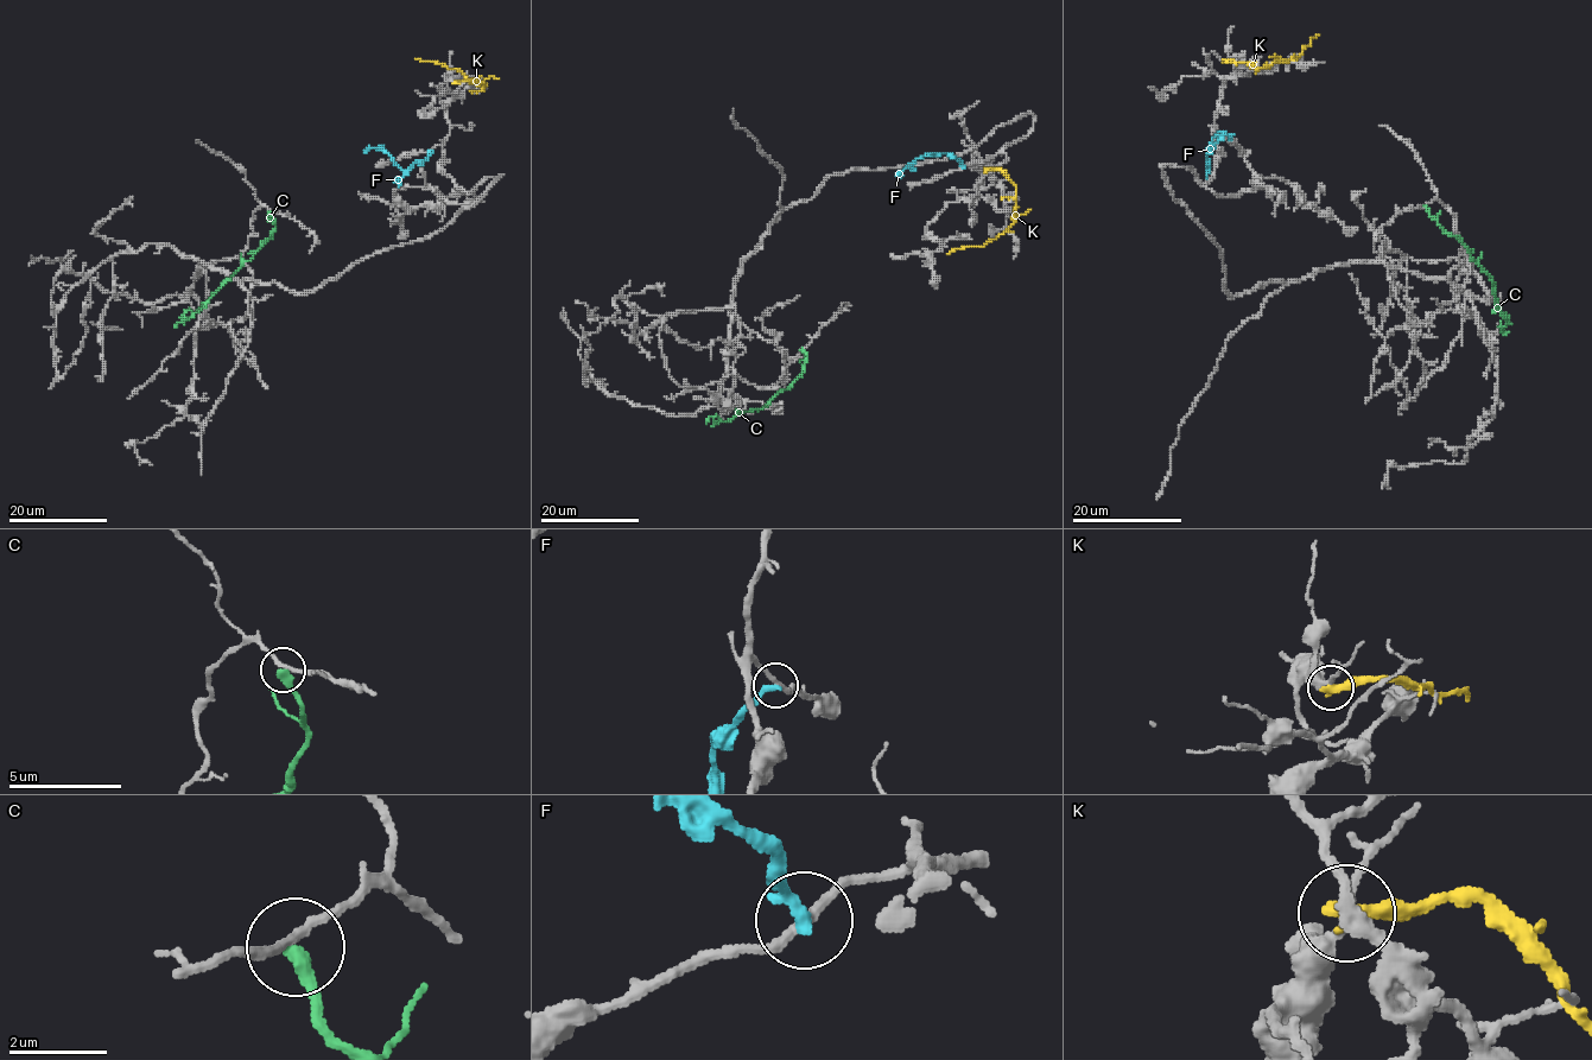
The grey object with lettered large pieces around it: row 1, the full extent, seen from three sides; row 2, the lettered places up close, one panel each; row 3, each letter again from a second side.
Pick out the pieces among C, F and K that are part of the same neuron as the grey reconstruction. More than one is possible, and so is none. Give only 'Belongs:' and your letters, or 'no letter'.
Belongs: no letter

